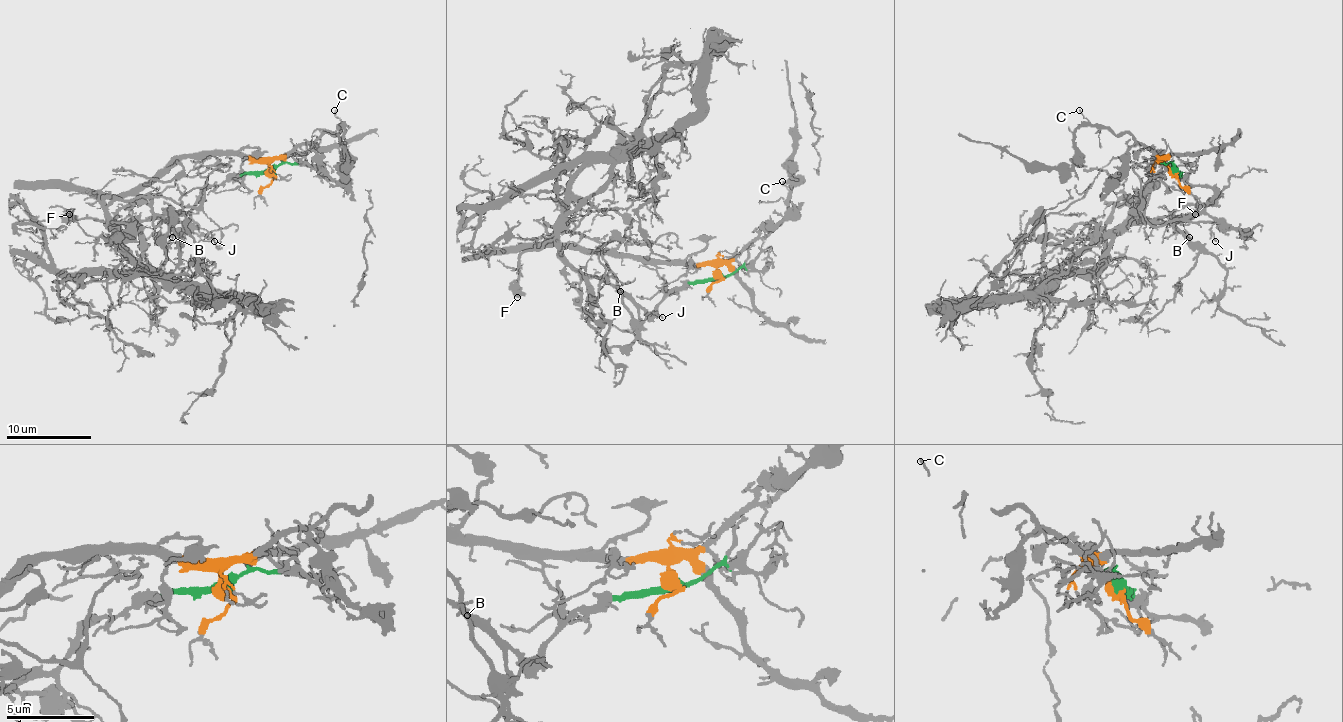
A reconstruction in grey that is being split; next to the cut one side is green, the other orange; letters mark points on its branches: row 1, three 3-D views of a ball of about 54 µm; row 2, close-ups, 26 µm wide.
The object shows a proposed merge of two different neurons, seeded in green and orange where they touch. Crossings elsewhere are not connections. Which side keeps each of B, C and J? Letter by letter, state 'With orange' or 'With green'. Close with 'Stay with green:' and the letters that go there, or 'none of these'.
B: With green
C: With orange
J: With green
Stay with green: B, J

